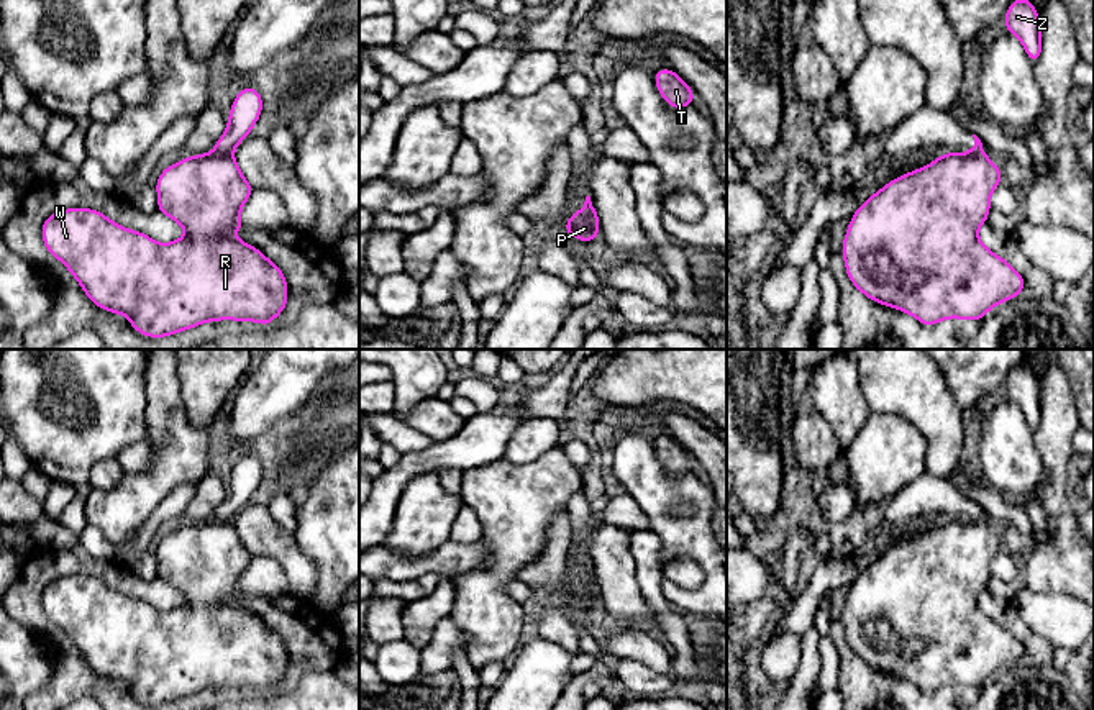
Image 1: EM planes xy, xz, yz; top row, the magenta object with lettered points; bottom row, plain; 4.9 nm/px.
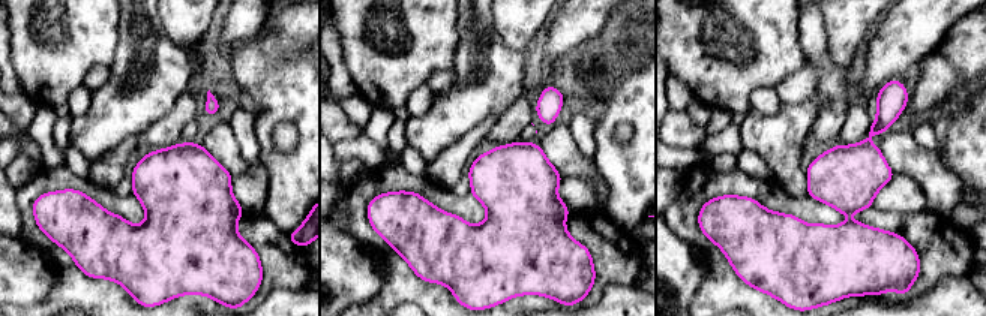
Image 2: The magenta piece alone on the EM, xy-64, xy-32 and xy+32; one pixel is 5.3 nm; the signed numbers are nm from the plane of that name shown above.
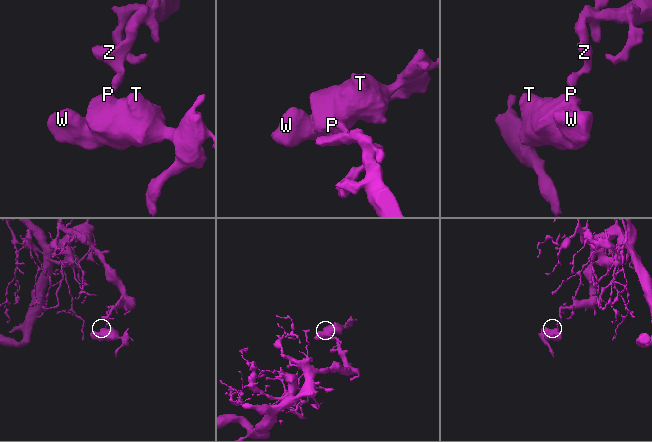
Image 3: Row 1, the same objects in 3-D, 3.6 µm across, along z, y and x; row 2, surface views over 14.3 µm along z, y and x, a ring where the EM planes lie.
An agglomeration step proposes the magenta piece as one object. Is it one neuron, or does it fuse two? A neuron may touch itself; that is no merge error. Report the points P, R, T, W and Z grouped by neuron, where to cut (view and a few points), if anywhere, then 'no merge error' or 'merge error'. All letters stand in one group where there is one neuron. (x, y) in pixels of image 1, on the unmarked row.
P R T W / Z; cut in xy along (214, 517), (230, 520); merge error

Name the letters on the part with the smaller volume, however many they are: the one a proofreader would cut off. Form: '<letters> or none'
P, R, T, W

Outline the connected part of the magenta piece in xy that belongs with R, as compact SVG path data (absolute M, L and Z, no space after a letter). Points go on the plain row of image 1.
M208 520L208 521L198 521L198 523L189 523L177 531L172 531L166 535L156 549L157 558L157 577L162 582L167 582L169 585L175 587L184 597L185 603L182 607L175 607L172 610L162 612L157 608L153 608L151 603L141 600L141 598L131 598L125 594L116 592L108 584L105 584L102 579L90 577L90 576L67 576L56 579L49 582L41 597L41 605L48 618L57 625L77 646L80 654L84 656L85 662L92 667L93 672L108 677L112 680L125 682L131 694L149 705L164 705L174 700L180 700L190 695L195 695L200 690L207 689L218 689L218 687L236 687L236 689L258 689L264 694L271 694L271 689L280 682L287 672L289 661L287 661L287 649L279 636L277 631L271 630L258 615L246 612L241 607L236 607L231 603L235 597L244 597L246 594L241 590L239 579L241 574L248 569L248 566L253 561L251 551L243 544L235 525L231 520Z

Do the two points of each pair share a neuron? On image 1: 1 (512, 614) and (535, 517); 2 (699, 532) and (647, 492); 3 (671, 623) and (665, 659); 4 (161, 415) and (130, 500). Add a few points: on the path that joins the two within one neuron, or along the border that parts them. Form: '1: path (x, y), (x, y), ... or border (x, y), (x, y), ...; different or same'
1: path (499, 589), (499, 574), (514, 541); same
2: path (684, 532), (676, 532), (658, 514), (658, 507); same
3: border (673, 653), (674, 674); different
4: path (169, 436), (169, 461), (151, 479); same

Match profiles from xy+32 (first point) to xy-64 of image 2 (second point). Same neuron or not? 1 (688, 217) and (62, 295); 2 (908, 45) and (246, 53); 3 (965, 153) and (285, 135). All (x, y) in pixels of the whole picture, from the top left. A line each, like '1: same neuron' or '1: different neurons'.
1: same neuron
2: different neurons
3: different neurons

